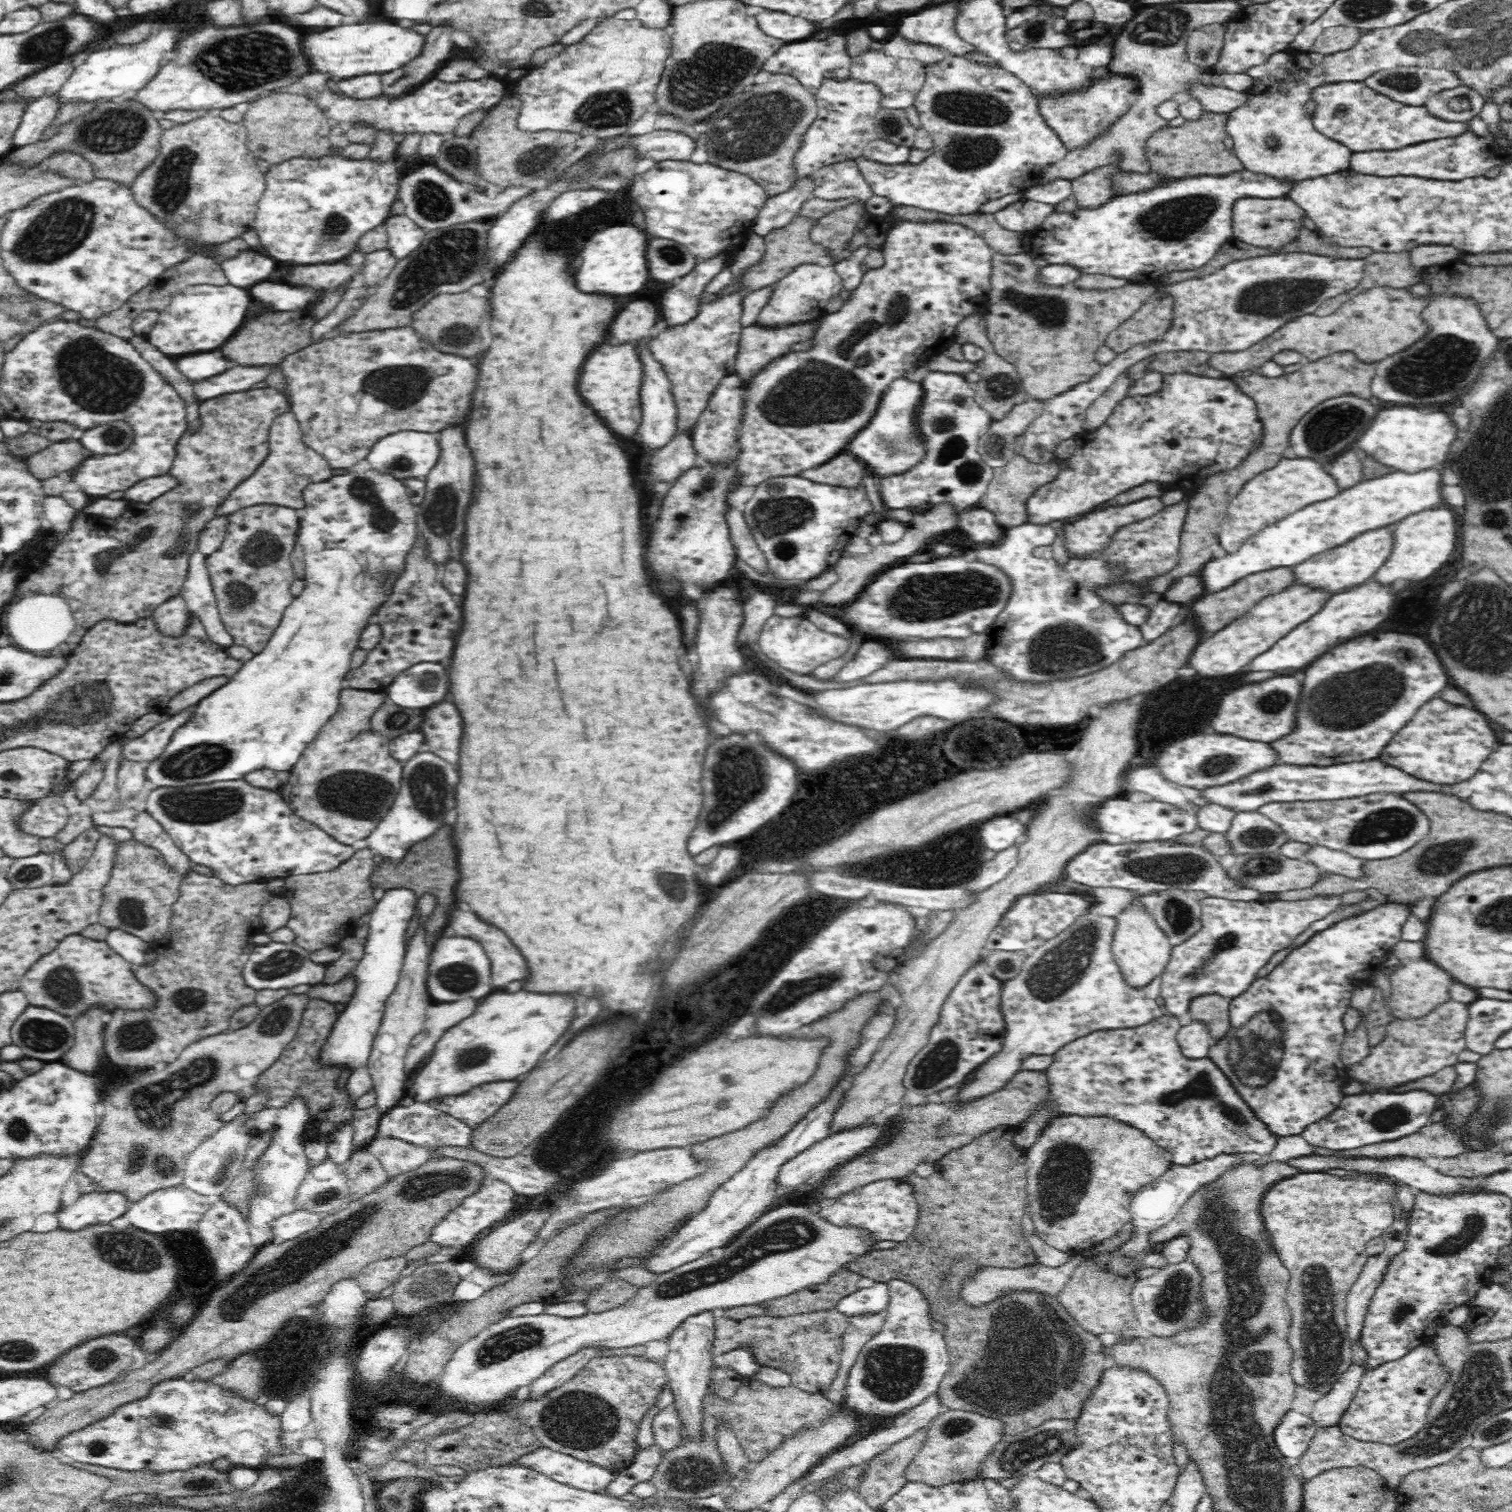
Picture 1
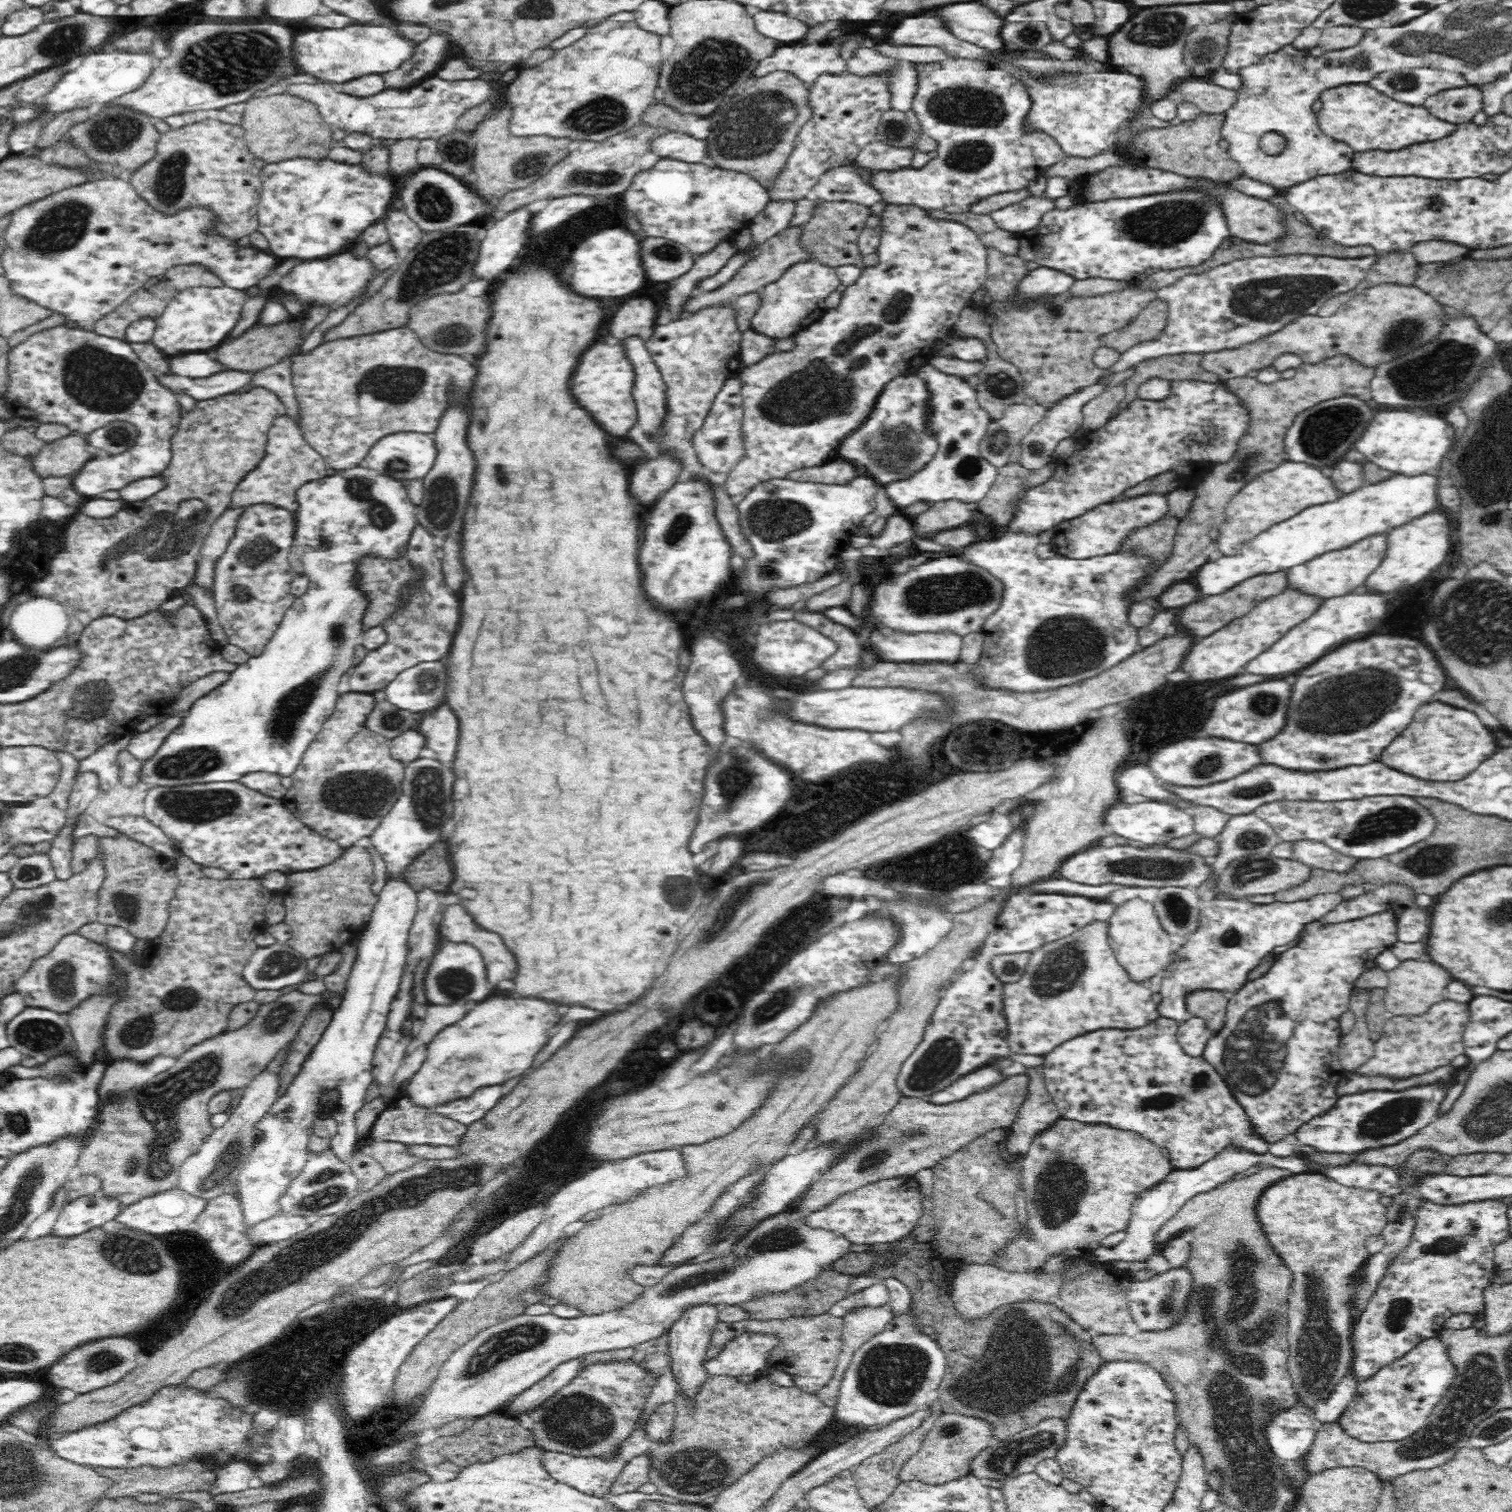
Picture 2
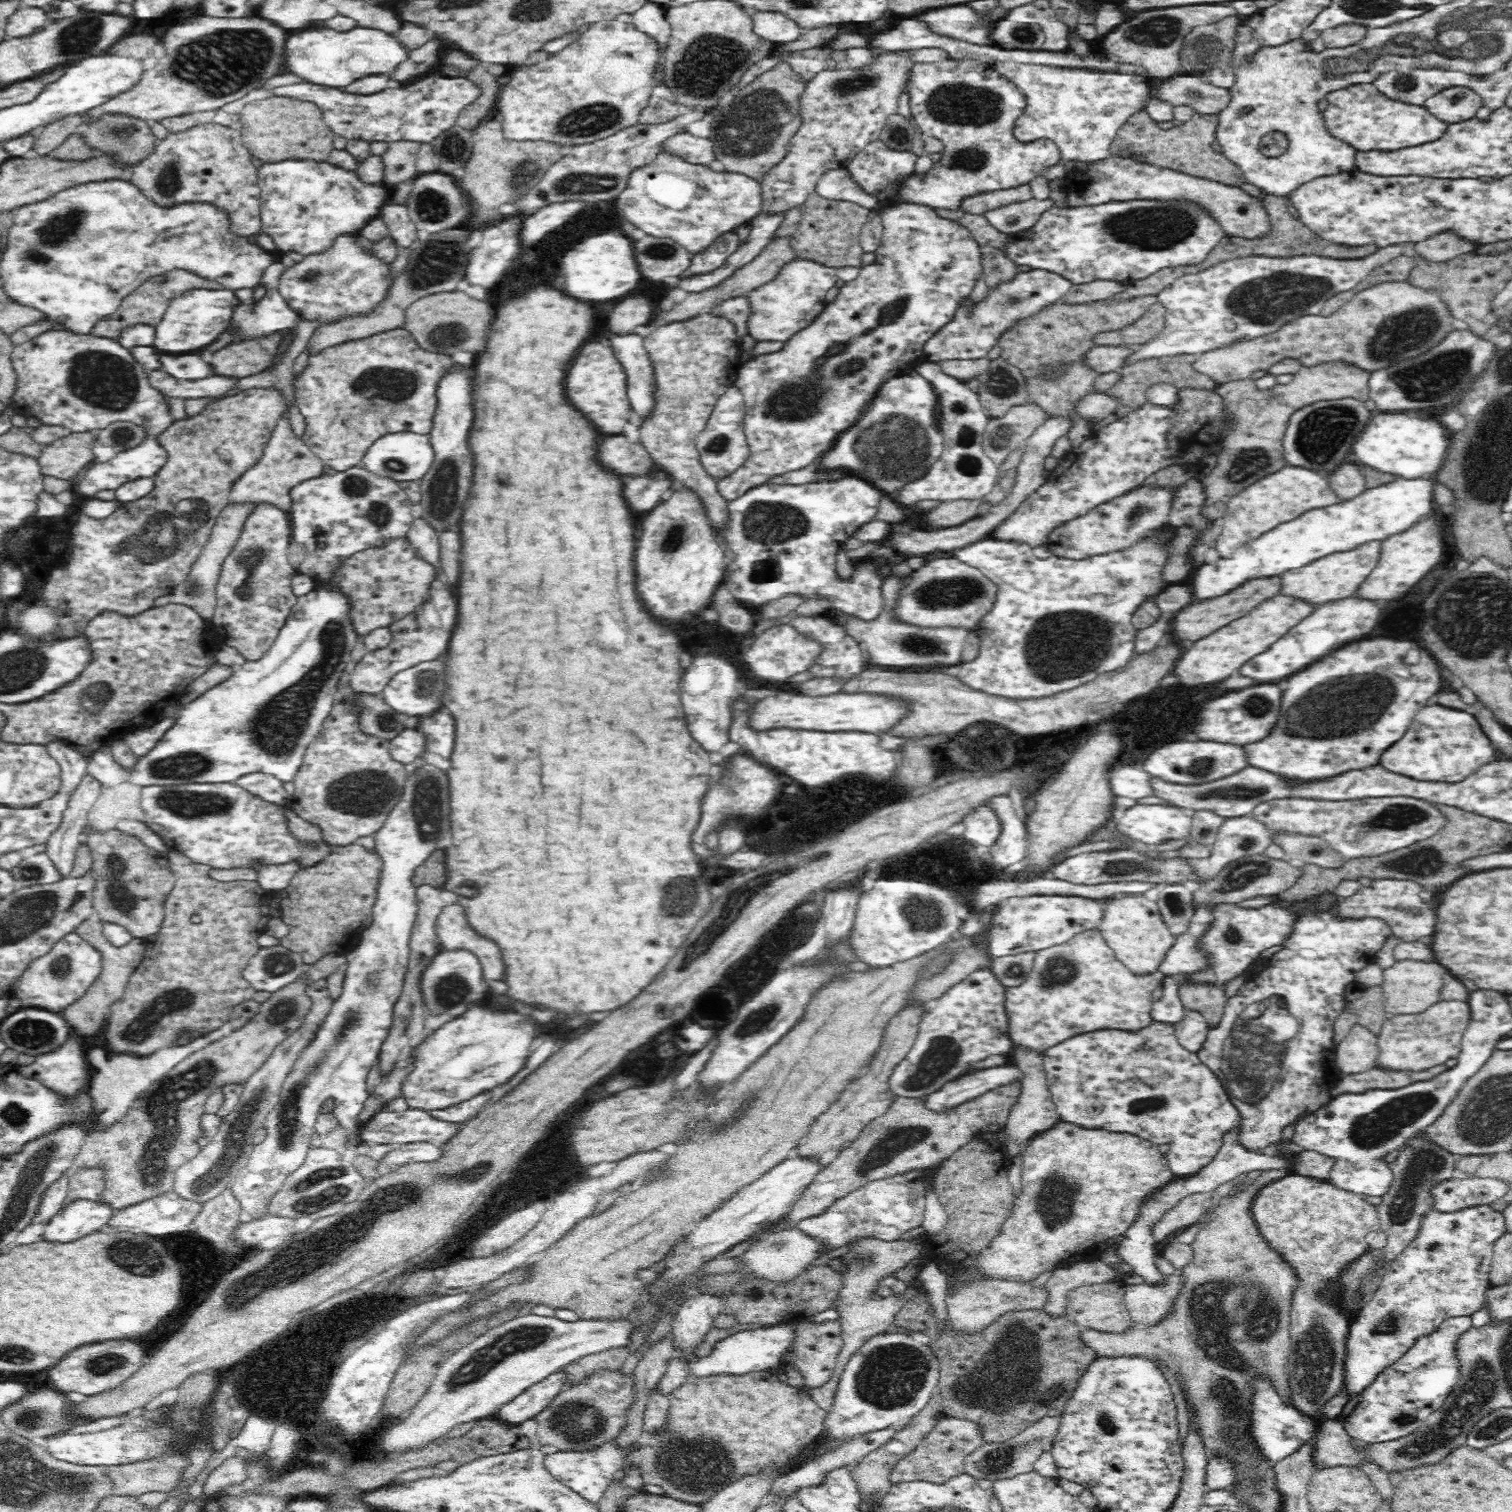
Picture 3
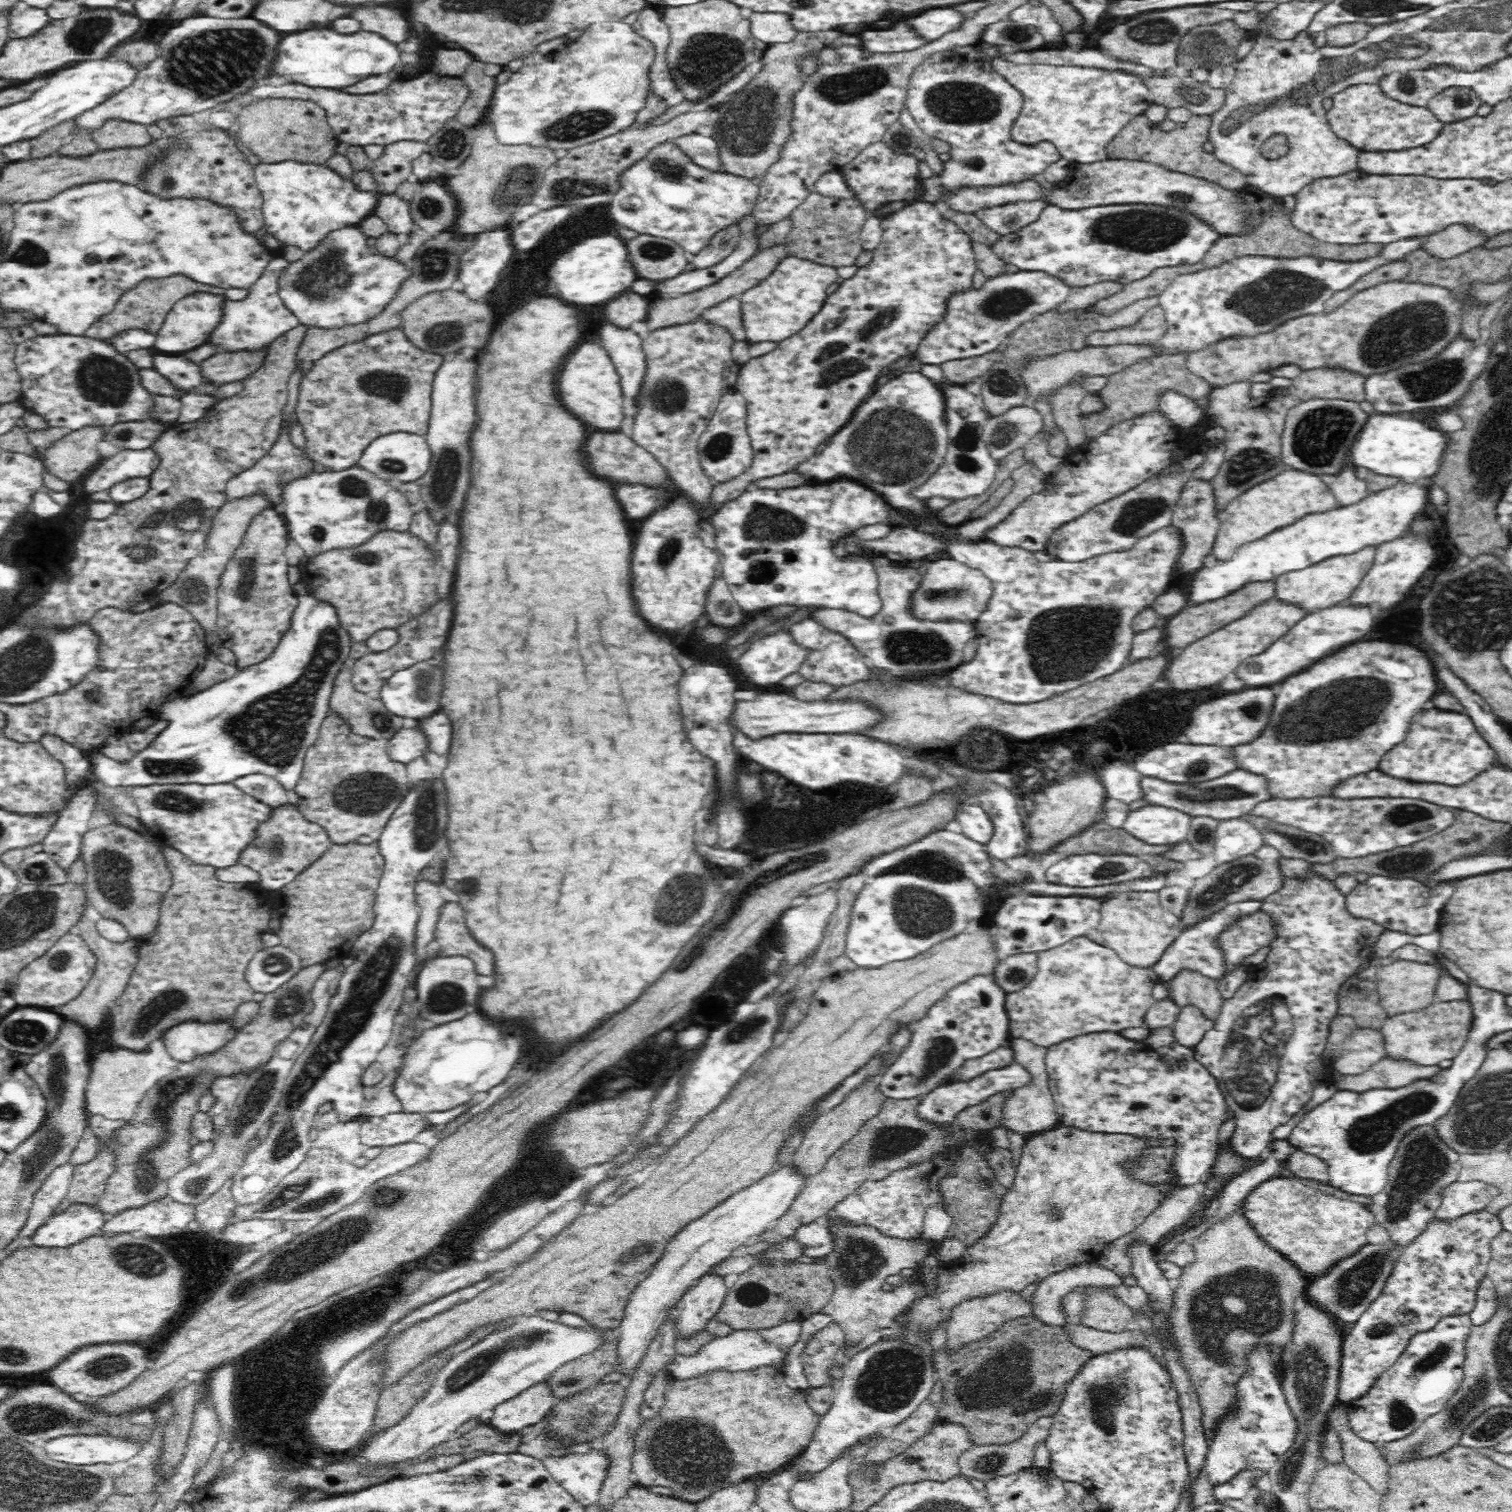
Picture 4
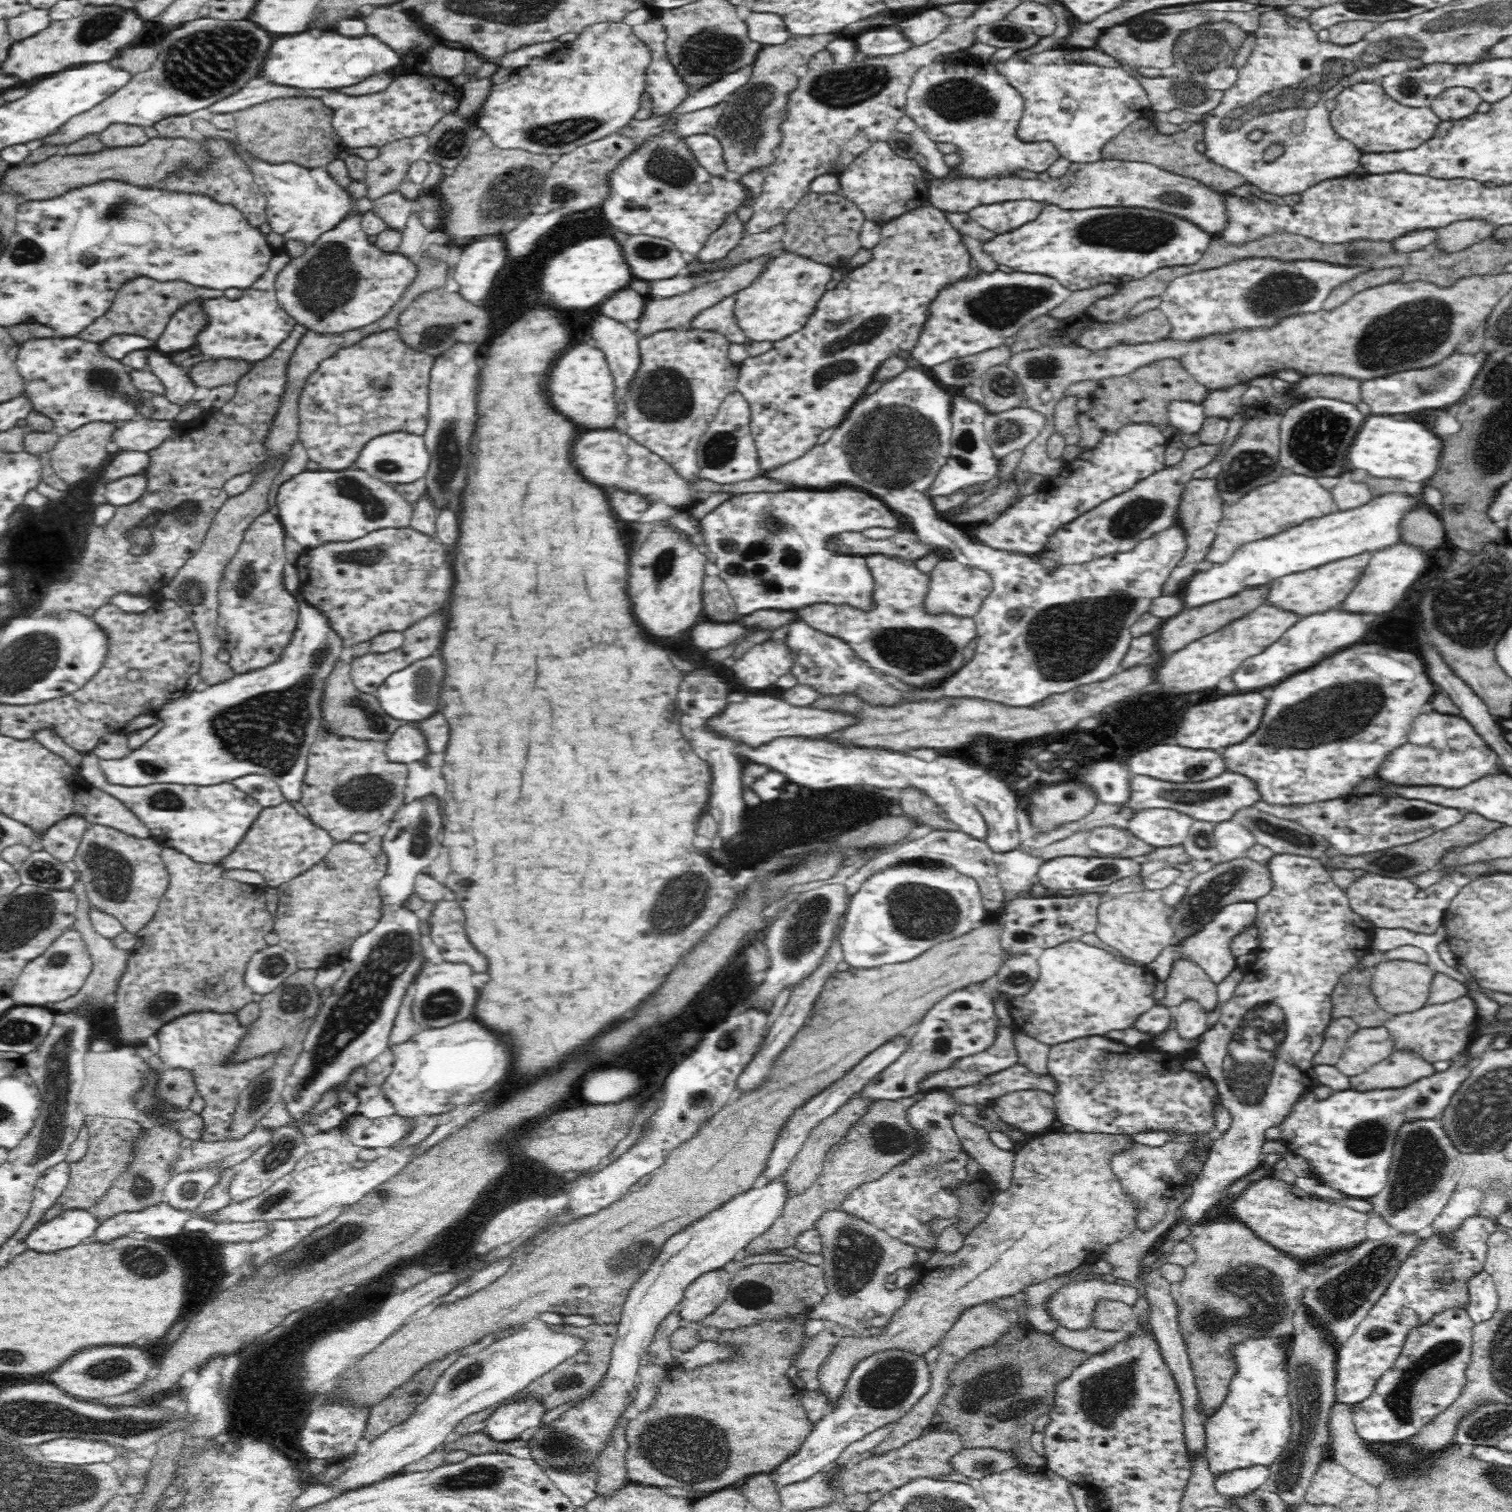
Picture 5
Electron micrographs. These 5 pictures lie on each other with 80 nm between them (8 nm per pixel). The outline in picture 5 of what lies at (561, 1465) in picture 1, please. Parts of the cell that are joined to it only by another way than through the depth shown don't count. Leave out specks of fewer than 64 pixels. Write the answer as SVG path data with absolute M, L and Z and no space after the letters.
M596 1467L588 1468L588 1472L573 1474L565 1470L545 1470L548 1478L554 1486L562 1492L572 1503L572 1506L580 1507L589 1503L596 1495Z

